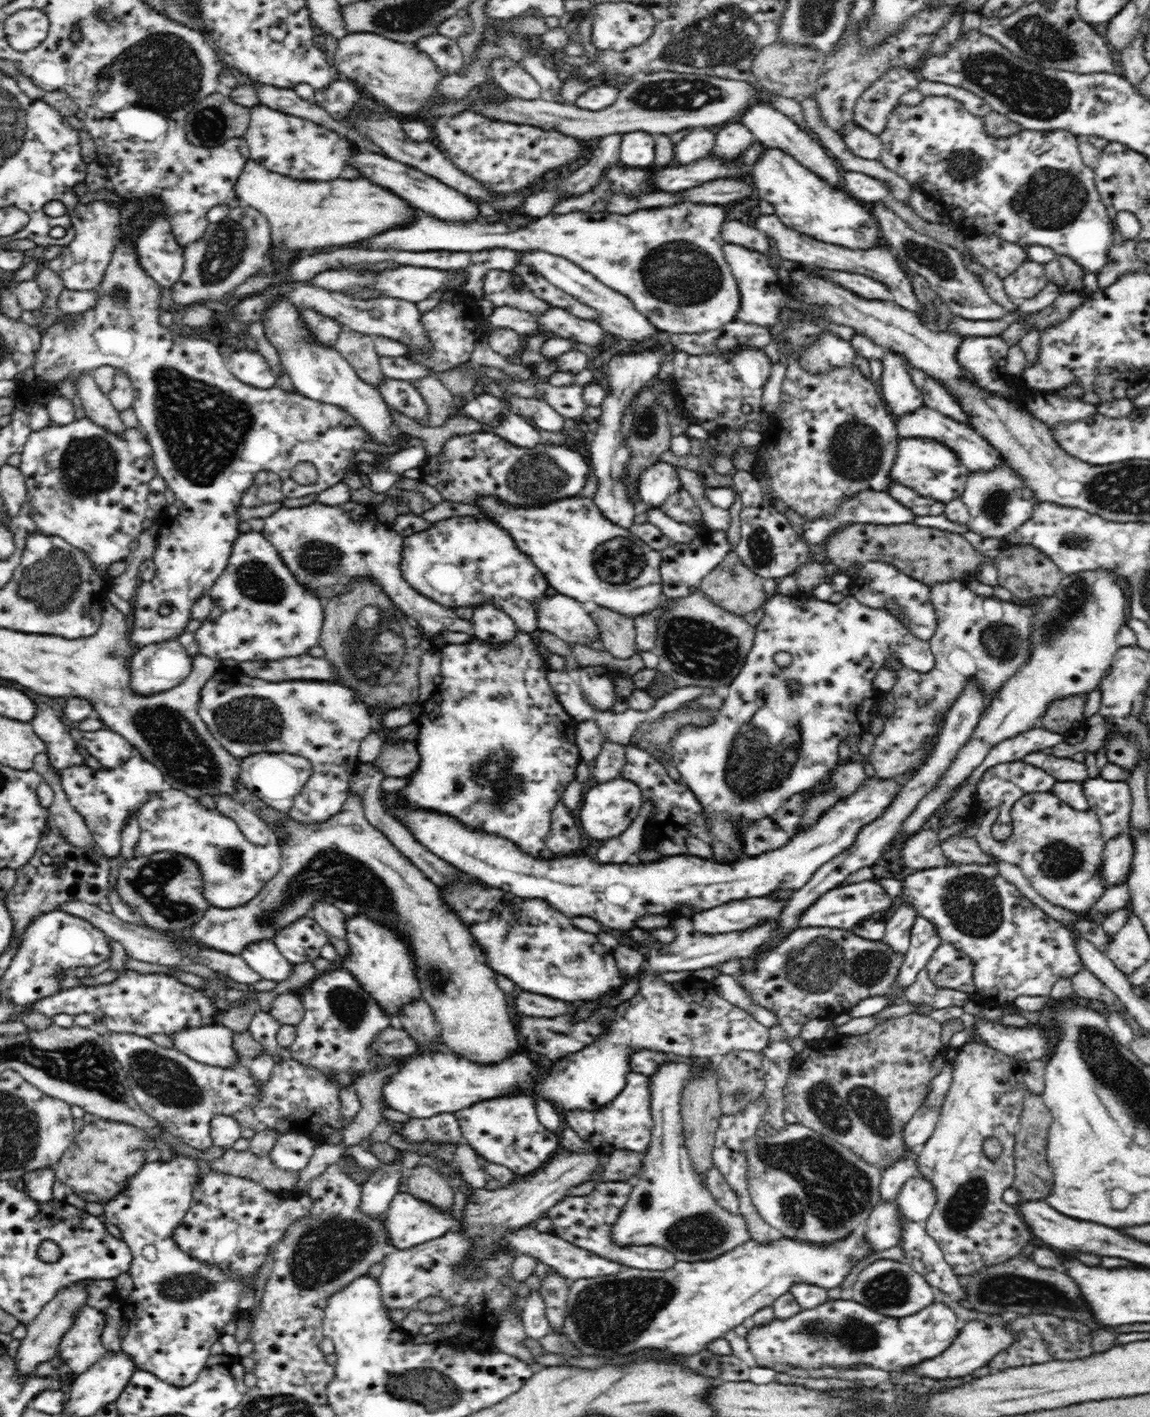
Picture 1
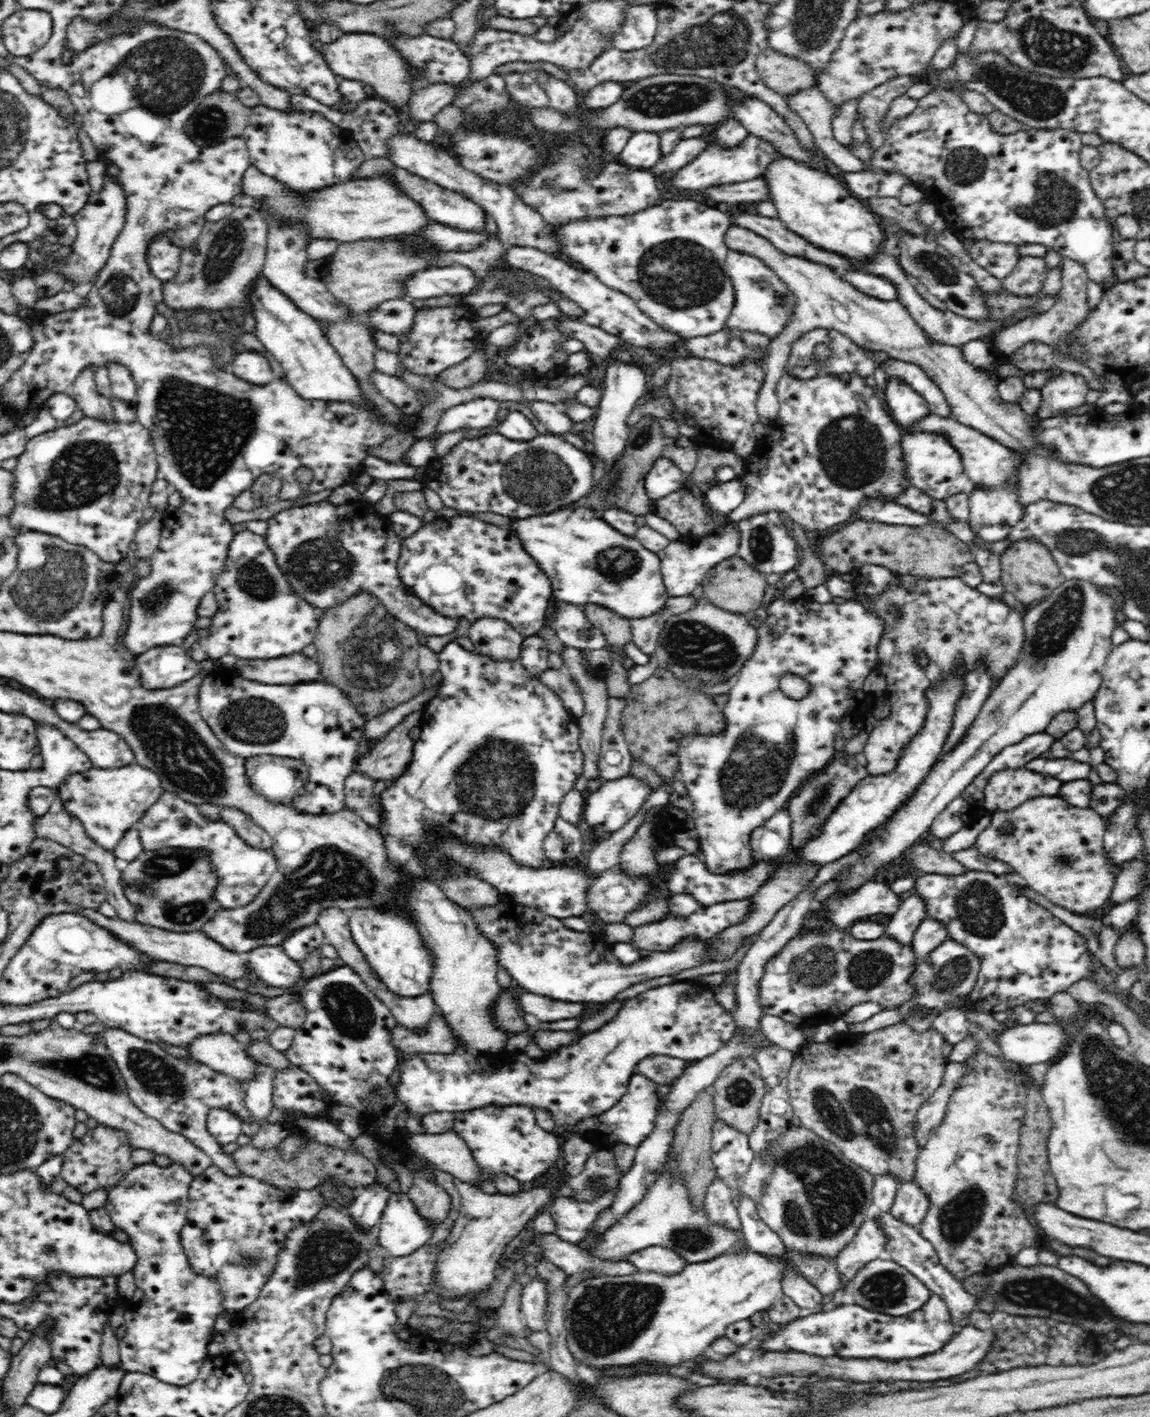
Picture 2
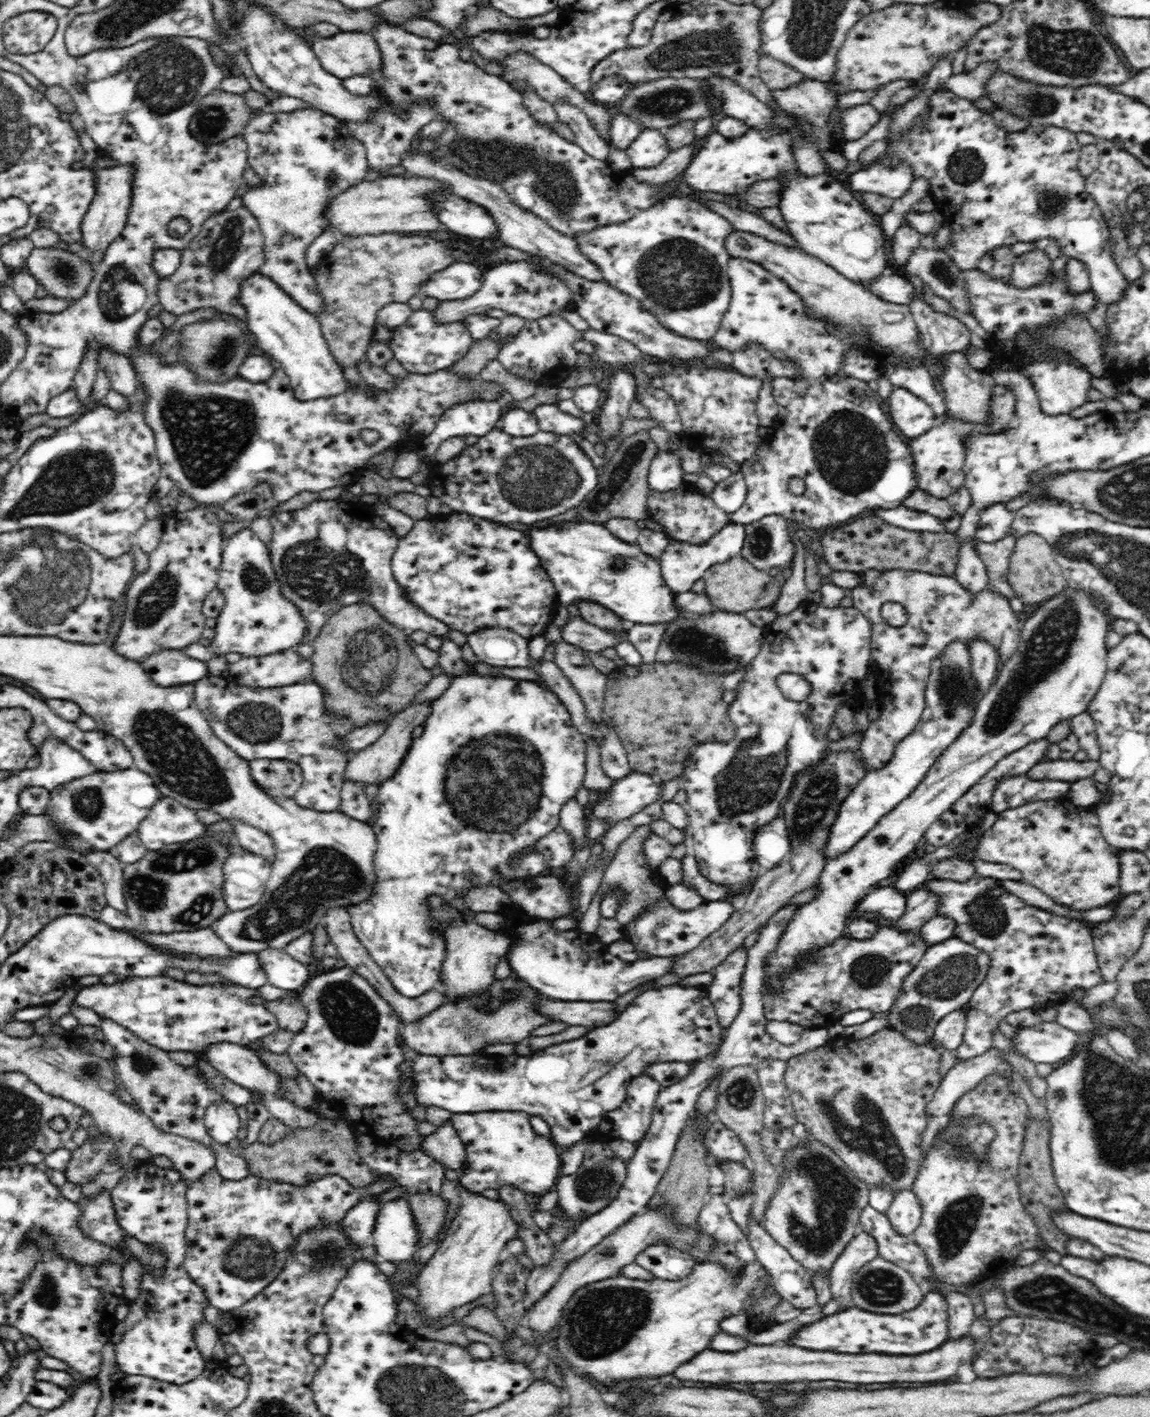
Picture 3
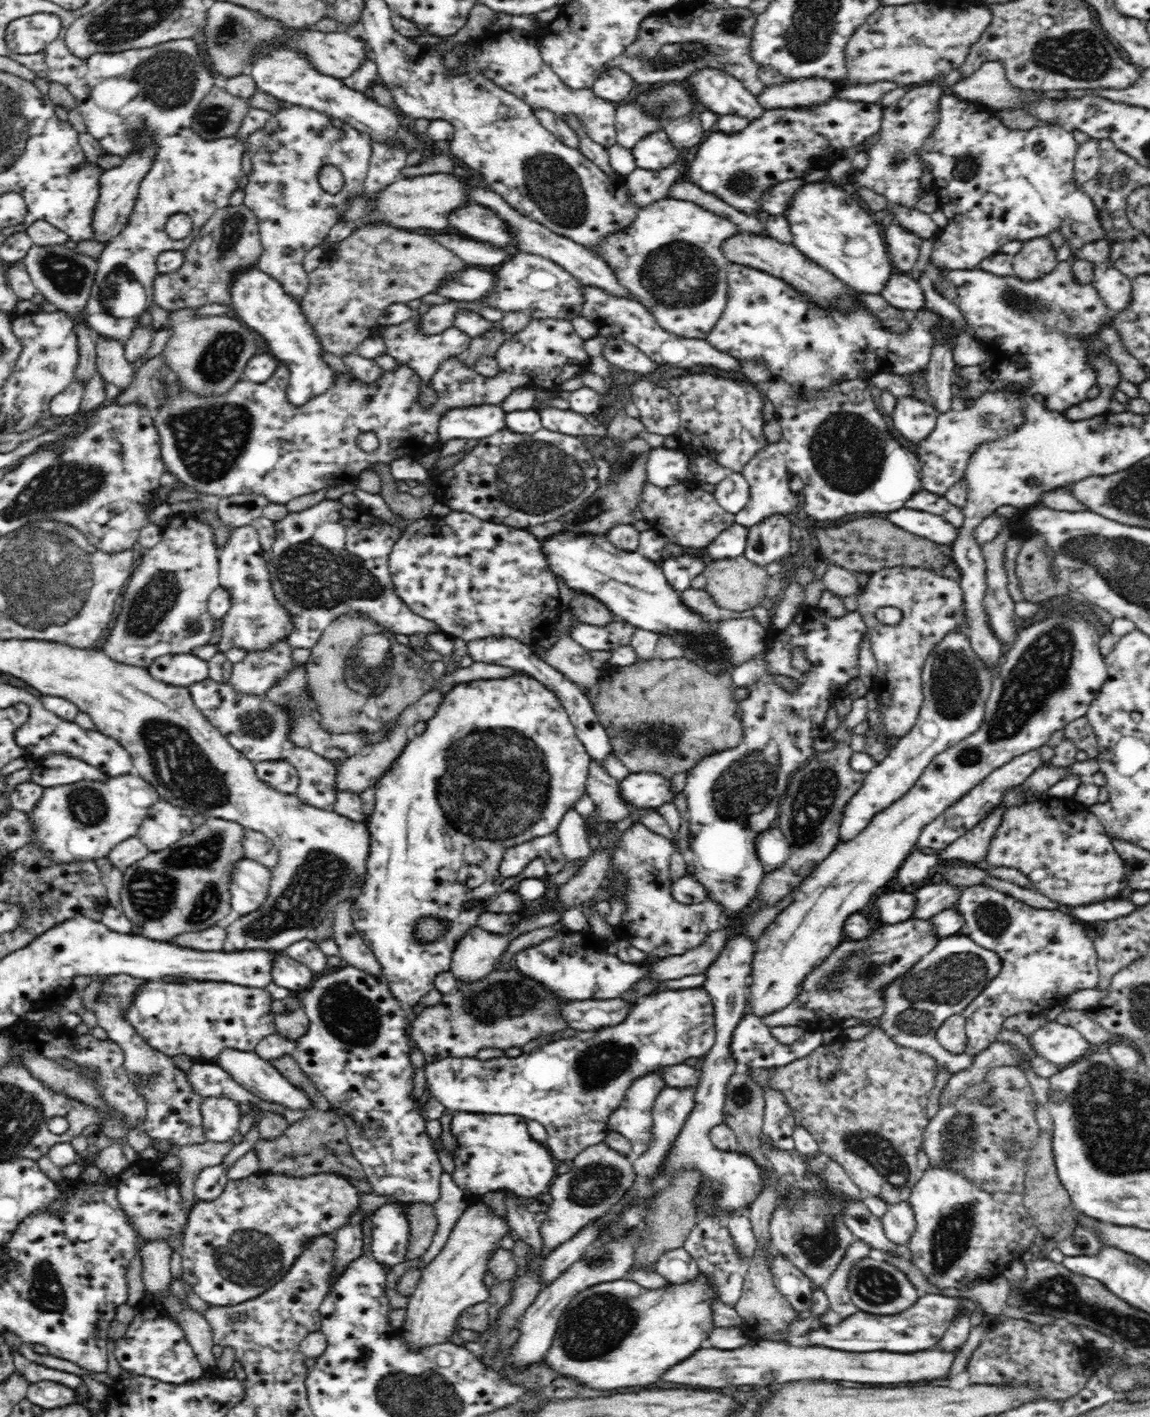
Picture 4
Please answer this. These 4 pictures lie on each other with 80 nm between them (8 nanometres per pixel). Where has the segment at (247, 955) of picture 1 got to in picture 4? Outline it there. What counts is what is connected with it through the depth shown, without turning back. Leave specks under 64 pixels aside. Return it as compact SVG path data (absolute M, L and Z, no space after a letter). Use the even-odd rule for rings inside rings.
M286 954L280 956L274 964L273 984L282 986L295 994L301 994L309 989L317 976L308 967Z

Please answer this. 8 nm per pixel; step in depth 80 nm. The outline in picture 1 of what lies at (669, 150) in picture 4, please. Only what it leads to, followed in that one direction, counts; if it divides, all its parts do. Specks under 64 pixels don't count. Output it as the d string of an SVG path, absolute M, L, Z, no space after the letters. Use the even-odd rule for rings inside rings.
M634 131L622 135L619 164L634 169L652 169L657 166L655 156L655 139L652 134Z

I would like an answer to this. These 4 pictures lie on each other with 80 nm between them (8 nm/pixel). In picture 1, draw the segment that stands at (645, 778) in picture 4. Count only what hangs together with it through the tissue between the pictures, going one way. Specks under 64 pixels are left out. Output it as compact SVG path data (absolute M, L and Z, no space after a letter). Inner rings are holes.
M621 776L617 779L600 782L584 794L582 808L580 808L578 815L579 823L582 824L586 834L594 841L596 839L608 840L608 838L622 834L632 824L642 802L642 789L635 782L626 780Z

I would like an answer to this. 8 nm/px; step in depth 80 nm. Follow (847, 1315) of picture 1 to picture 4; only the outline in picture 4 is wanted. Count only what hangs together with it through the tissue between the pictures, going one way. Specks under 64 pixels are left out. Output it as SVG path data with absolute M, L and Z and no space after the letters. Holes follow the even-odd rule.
M932 1292L919 1298L908 1310L893 1315L875 1315L864 1311L851 1314L841 1321L828 1321L826 1329L809 1330L808 1340L814 1346L826 1346L846 1352L872 1352L872 1350L890 1350L894 1353L914 1353L936 1347L938 1340L948 1330L950 1323L958 1315L971 1316L973 1311L982 1311L978 1302L971 1298L940 1295Z

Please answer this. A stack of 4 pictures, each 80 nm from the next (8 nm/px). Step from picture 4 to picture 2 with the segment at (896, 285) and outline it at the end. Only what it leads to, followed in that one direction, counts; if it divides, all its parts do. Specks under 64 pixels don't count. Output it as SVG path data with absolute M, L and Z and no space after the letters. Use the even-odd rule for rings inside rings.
M846 271L843 274L843 279L868 296L883 301L899 300L898 287L883 276L876 276L862 271Z

